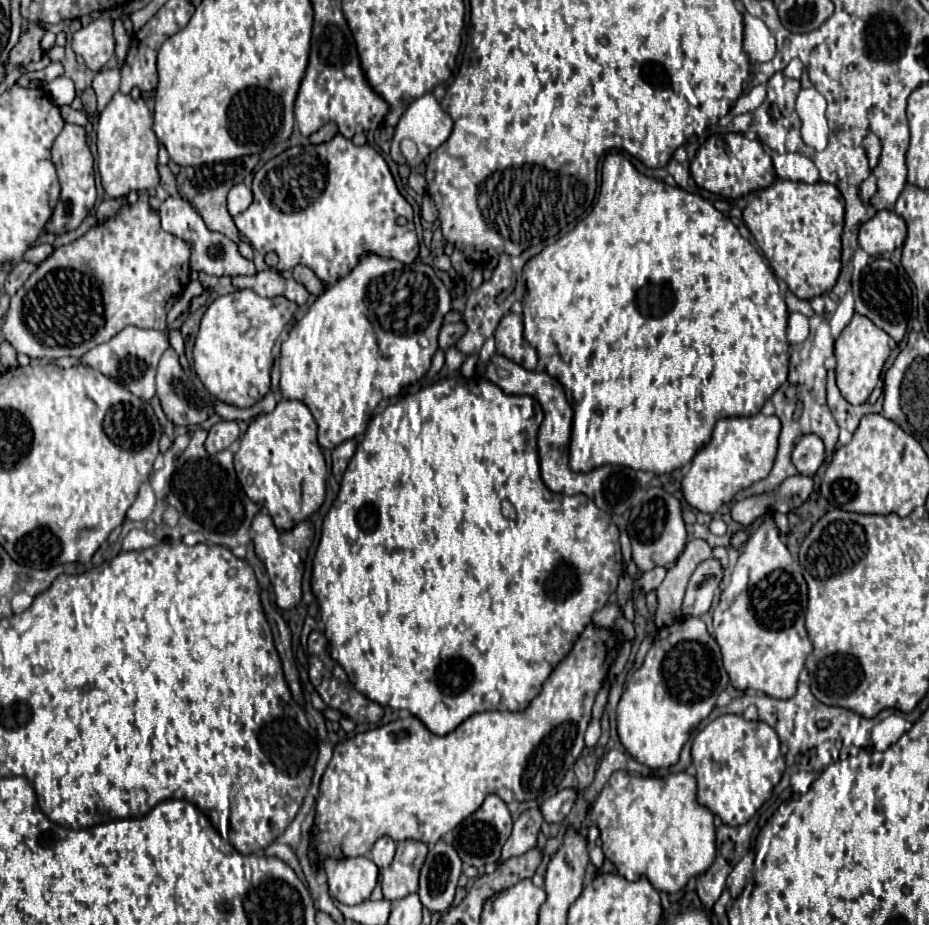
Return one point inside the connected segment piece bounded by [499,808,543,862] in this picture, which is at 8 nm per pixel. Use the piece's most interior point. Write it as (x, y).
(524, 836)

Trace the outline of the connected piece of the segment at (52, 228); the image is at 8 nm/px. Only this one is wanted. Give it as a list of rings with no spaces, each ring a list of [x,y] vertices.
[[[65,124],[61,134],[53,142],[51,156],[61,180],[61,198],[53,210],[53,216],[45,226],[45,234],[59,236],[79,228],[79,224],[85,220],[85,216],[89,214],[89,210],[95,206],[95,200],[97,200],[95,180],[93,180],[93,156],[89,146],[85,144],[85,128],[77,124]]]

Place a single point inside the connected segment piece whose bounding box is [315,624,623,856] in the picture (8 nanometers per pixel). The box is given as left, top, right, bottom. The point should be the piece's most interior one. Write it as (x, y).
(399, 780)

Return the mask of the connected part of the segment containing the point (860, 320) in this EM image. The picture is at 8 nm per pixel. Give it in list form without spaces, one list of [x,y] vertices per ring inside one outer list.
[[[855,314],[853,320],[845,326],[845,330],[835,340],[835,358],[837,358],[837,386],[847,402],[863,404],[875,386],[881,380],[883,366],[889,358],[889,336],[875,326],[869,318]]]

